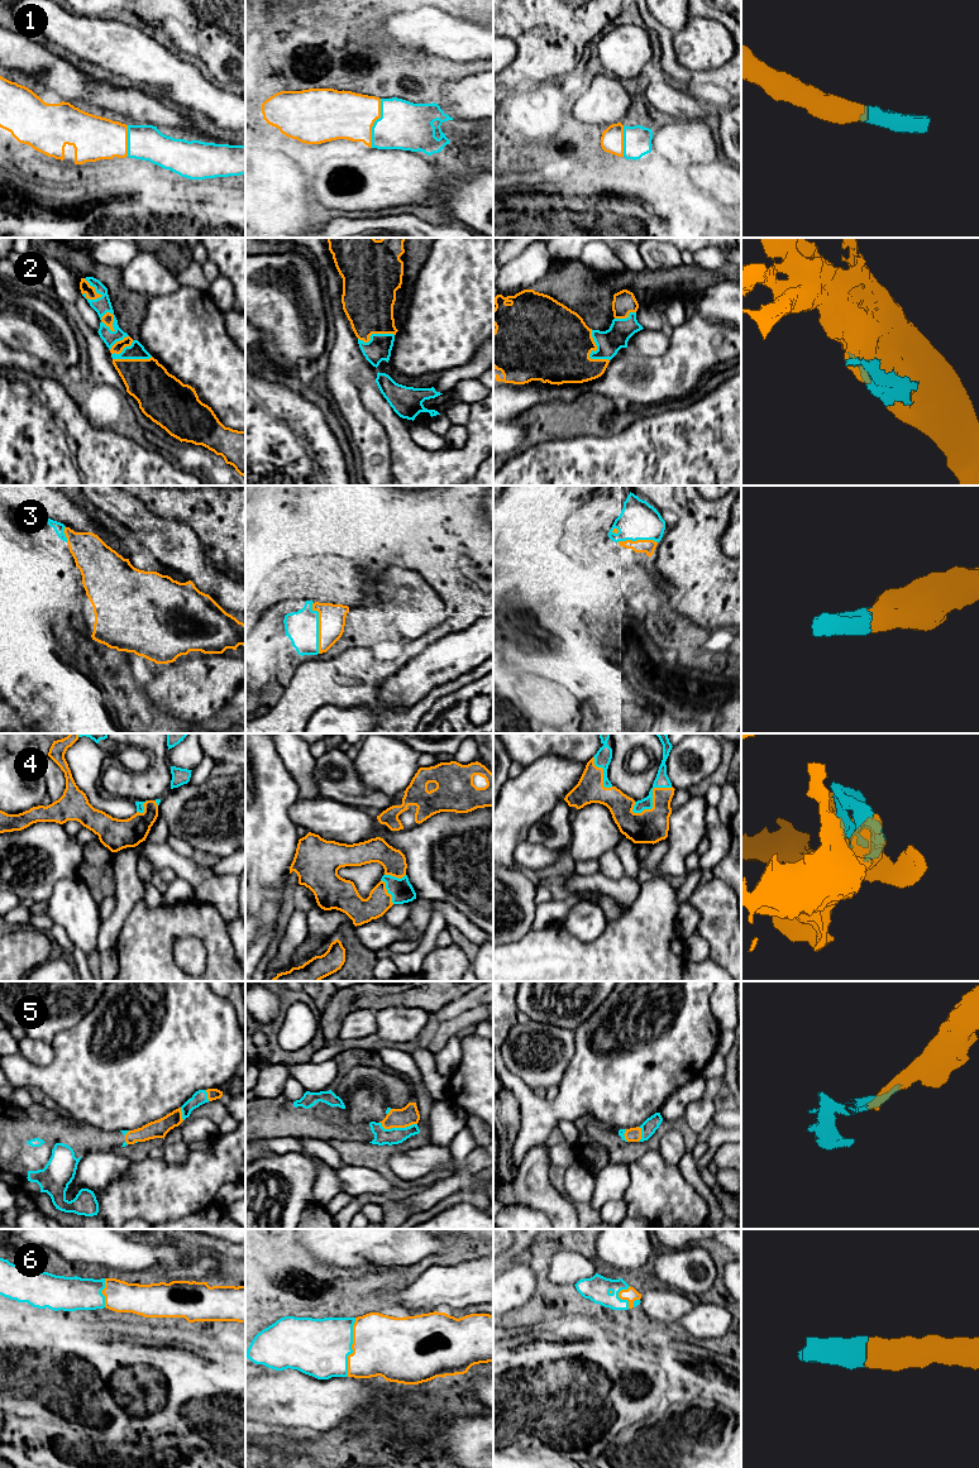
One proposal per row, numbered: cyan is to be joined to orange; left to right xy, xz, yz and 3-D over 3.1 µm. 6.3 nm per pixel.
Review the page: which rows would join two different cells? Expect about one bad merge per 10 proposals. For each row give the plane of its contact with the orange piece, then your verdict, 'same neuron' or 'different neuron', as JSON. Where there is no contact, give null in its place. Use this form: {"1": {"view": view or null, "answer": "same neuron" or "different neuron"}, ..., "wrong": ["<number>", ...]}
{"1": {"view": "xz", "answer": "same neuron"}, "2": {"view": "yz", "answer": "same neuron"}, "3": {"view": "xz", "answer": "same neuron"}, "4": {"view": "yz", "answer": "same neuron"}, "5": {"view": "xz", "answer": "same neuron"}, "6": {"view": "xz", "answer": "same neuron"}, "wrong": []}

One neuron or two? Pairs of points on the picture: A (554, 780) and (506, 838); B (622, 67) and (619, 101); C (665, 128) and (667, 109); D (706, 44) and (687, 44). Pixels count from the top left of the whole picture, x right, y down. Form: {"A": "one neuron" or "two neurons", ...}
{"A": "one neuron", "B": "two neurons", "C": "two neurons", "D": "one neuron"}

